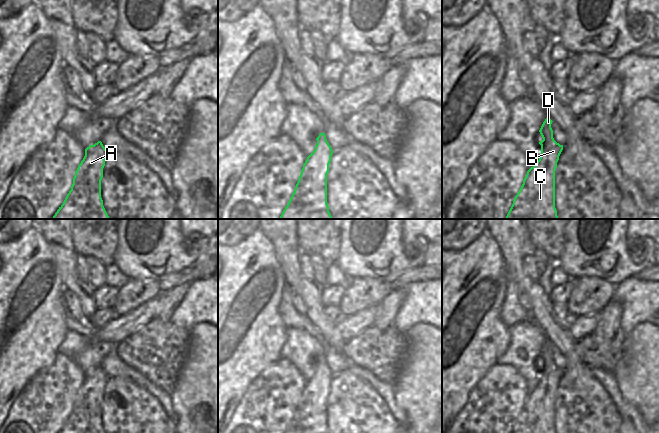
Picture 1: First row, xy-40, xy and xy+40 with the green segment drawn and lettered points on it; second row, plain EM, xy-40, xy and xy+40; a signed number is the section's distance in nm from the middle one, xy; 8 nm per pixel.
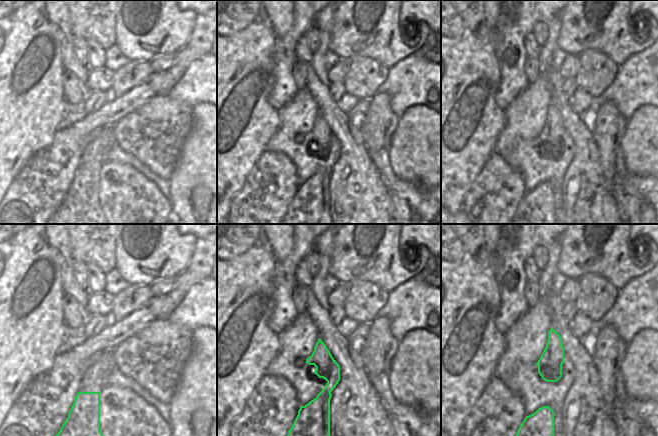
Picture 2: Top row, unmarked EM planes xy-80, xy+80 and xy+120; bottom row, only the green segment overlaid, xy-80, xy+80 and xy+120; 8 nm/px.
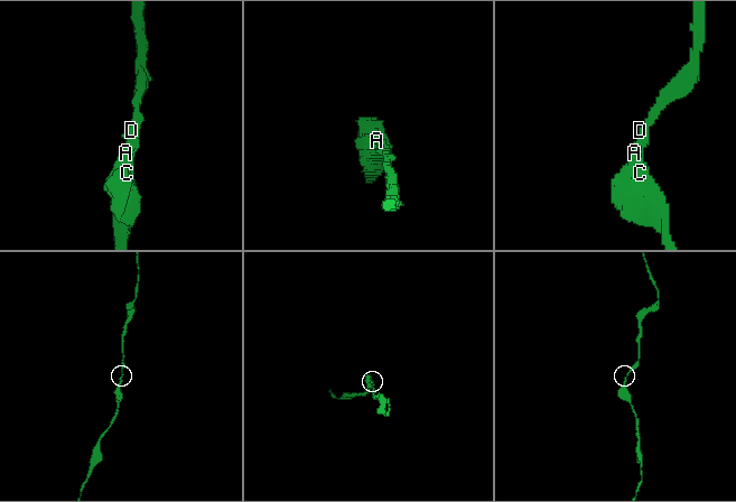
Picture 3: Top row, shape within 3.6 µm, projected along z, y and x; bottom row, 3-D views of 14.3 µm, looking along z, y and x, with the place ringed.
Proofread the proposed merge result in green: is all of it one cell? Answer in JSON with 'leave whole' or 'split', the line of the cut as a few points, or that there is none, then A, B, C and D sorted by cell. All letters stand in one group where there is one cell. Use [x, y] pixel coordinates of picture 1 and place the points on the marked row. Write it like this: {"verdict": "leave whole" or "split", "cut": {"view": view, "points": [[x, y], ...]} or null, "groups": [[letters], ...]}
{"verdict": "leave whole", "cut": null, "groups": [["A", "B", "C", "D"]]}

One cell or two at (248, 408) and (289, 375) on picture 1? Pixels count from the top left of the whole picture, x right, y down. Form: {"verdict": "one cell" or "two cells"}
{"verdict": "one cell"}

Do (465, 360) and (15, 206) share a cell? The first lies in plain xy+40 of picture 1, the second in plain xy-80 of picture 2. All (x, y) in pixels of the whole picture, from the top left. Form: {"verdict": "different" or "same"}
{"verdict": "different"}

